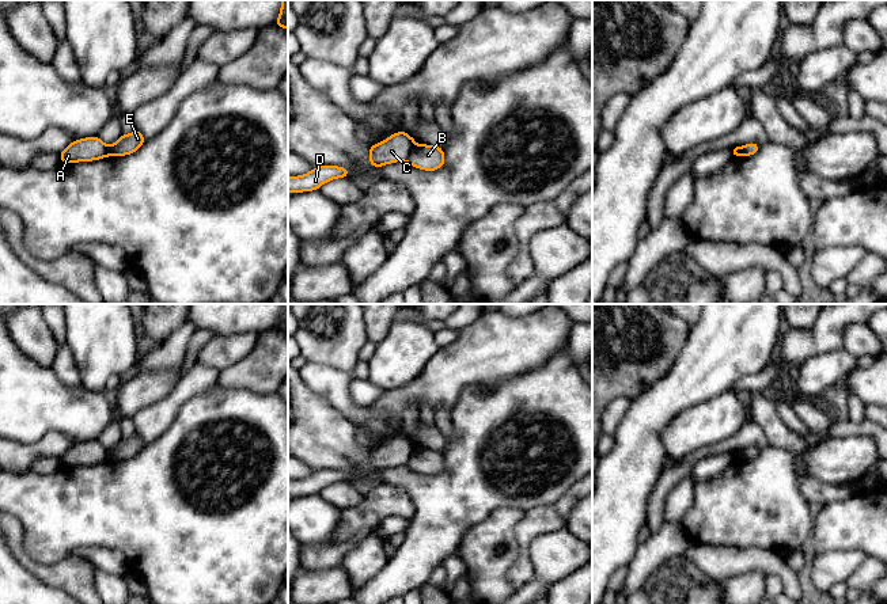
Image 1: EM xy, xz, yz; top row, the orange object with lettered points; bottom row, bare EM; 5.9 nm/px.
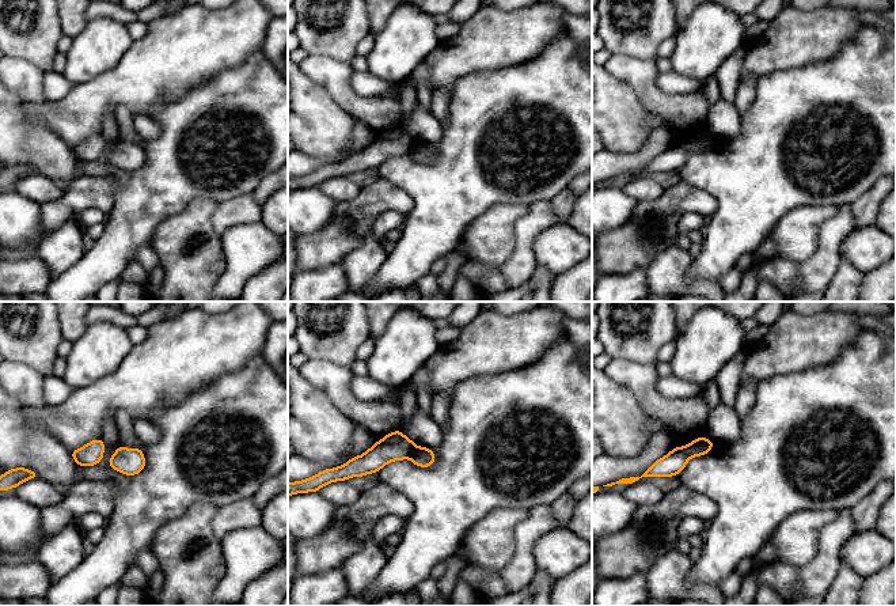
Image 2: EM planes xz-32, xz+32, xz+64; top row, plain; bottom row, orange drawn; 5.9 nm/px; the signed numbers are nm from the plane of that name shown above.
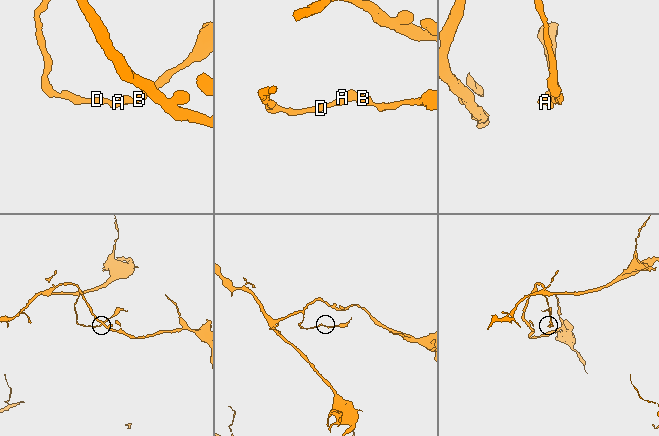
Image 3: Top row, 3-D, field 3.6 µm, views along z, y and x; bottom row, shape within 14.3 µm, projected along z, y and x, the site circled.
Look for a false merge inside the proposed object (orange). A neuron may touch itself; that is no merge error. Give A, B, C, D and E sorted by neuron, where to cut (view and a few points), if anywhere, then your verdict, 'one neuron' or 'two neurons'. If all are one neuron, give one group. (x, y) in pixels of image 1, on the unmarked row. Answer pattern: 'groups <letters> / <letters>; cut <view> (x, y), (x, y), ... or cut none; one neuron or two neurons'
groups A C D / B E; cut xz (416, 451), (405, 464); two neurons

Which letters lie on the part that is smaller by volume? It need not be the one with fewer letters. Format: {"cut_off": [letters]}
{"cut_off": ["B", "E"]}

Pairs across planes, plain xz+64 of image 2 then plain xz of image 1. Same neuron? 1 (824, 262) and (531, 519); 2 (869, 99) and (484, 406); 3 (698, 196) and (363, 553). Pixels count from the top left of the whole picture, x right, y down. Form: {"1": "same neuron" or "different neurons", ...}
{"1": "same neuron", "2": "same neuron", "3": "different neurons"}

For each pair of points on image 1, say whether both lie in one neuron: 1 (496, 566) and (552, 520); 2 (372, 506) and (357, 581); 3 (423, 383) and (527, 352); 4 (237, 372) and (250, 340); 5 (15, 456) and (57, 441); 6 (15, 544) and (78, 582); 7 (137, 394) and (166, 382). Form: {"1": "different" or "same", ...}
{"1": "different", "2": "different", "3": "same", "4": "different", "5": "same", "6": "same", "7": "same"}

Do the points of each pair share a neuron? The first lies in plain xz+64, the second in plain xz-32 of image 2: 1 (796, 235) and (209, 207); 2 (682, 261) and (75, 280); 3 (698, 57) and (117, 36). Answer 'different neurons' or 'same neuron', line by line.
1: same neuron
2: different neurons
3: same neuron

